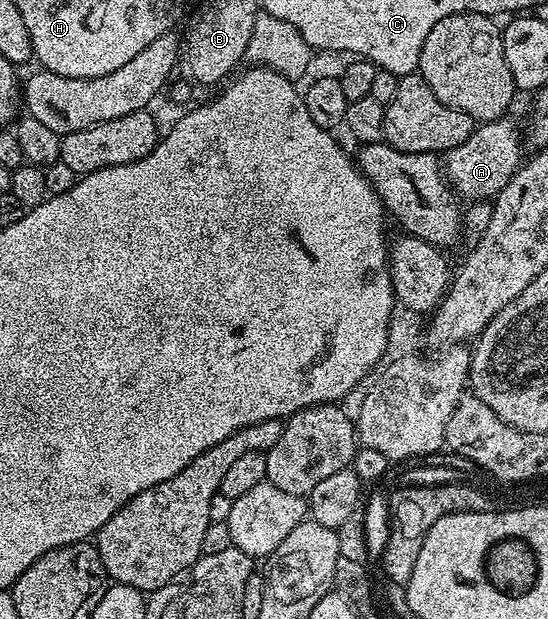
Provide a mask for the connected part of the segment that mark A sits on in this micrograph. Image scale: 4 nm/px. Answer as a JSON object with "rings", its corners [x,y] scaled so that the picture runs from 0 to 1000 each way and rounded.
{"rings":[[[920,187],[905,194],[905,197],[885,197],[869,202],[867,210],[856,220],[856,226],[849,226],[834,239],[814,244],[812,254],[807,257],[805,267],[818,294],[823,296],[825,307],[845,323],[850,323],[850,320],[861,320],[867,326],[878,325],[880,320],[901,323],[922,304],[922,297],[929,297],[929,291],[951,267],[947,229],[951,236],[951,216],[949,212],[947,216],[940,212],[940,197],[932,192],[932,187]]]}

